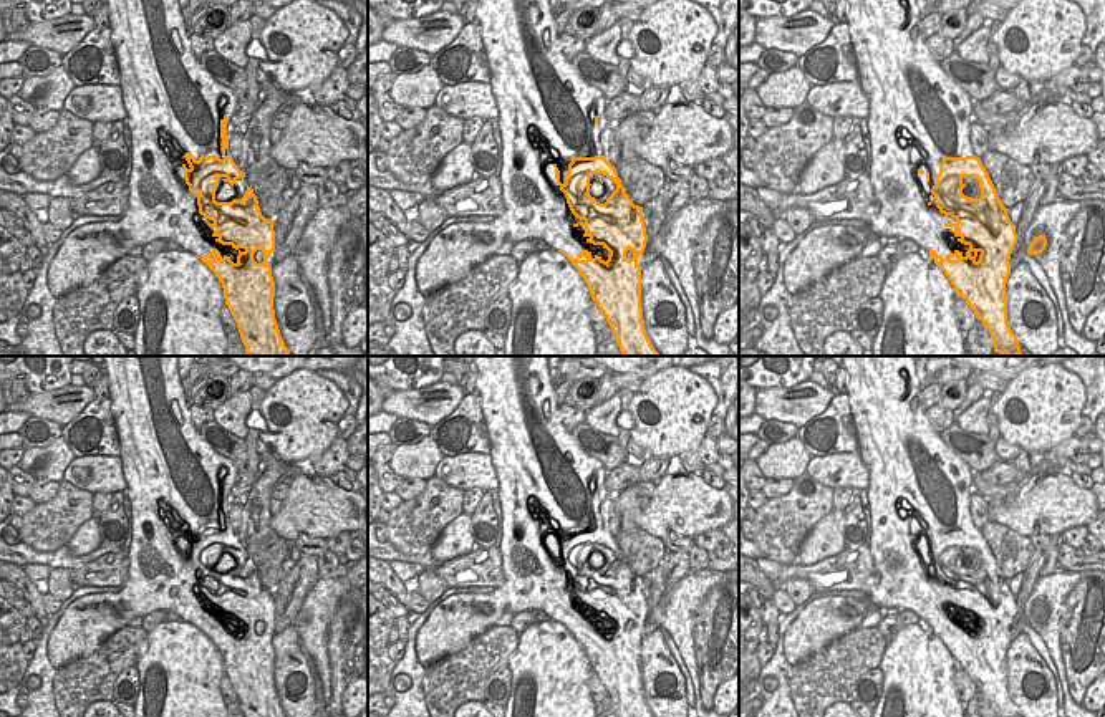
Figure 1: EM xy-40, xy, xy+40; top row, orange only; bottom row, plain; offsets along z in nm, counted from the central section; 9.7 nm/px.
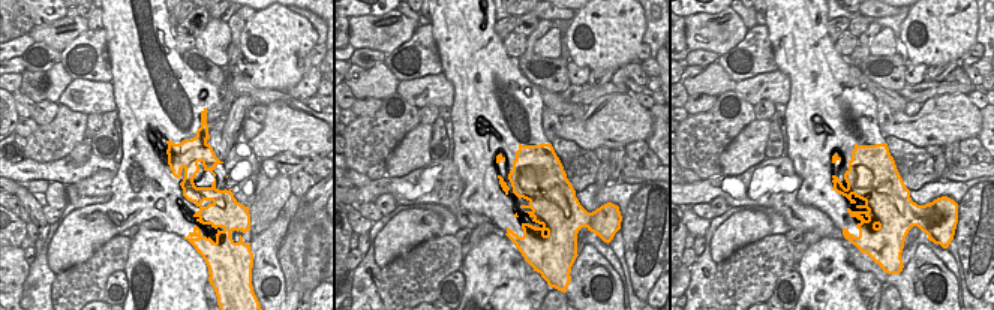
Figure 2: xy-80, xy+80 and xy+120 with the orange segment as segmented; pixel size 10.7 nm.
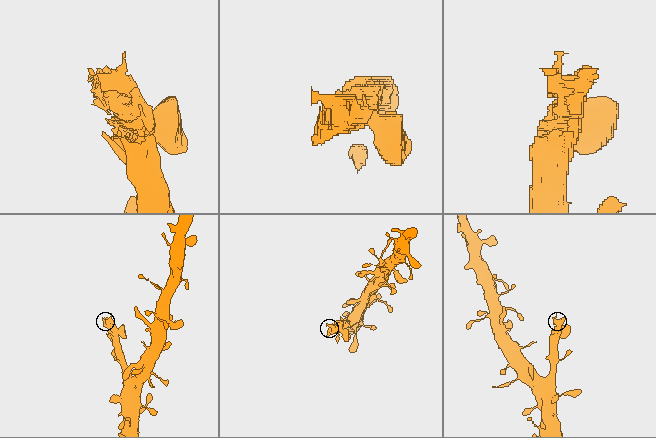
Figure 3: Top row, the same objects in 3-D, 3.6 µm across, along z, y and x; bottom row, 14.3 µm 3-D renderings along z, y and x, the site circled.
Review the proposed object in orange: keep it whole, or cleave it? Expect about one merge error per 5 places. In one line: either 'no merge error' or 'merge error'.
no merge error

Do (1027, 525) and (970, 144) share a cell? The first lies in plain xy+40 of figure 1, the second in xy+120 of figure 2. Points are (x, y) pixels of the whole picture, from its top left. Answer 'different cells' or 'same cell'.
different cells

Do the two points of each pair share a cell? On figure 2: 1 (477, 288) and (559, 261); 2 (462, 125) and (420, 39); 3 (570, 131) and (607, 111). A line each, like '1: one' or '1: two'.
1: two
2: two
3: one

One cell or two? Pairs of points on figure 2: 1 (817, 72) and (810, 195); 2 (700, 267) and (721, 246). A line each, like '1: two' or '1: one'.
1: one
2: two

